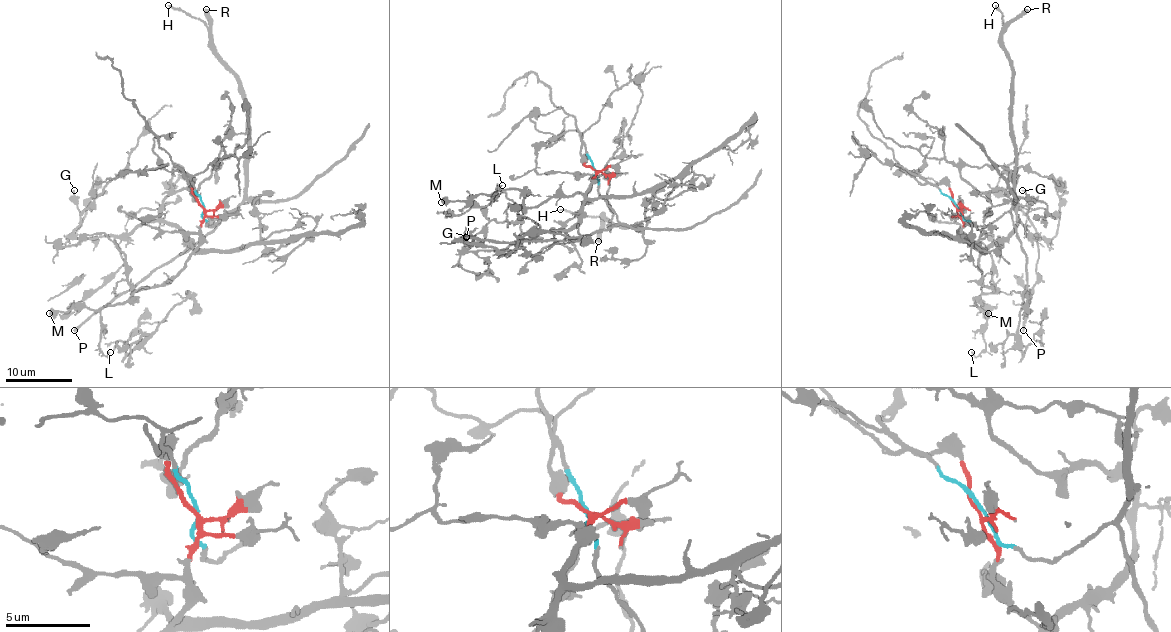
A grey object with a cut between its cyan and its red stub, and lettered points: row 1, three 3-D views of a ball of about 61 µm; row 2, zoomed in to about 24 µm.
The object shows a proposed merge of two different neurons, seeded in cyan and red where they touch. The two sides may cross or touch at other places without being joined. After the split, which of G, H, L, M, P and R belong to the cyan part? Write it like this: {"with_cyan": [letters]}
{"with_cyan": ["H", "P", "R"]}

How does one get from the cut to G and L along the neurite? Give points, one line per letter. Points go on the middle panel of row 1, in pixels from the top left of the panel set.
G: (595, 169), (581, 215), (568, 230), (540, 232), (499, 250), (470, 252), (466, 250), (472, 242), (466, 235)
L: (595, 169), (585, 192), (557, 195), (533, 207), (523, 204), (517, 189), (497, 190), (492, 200), (502, 185)

